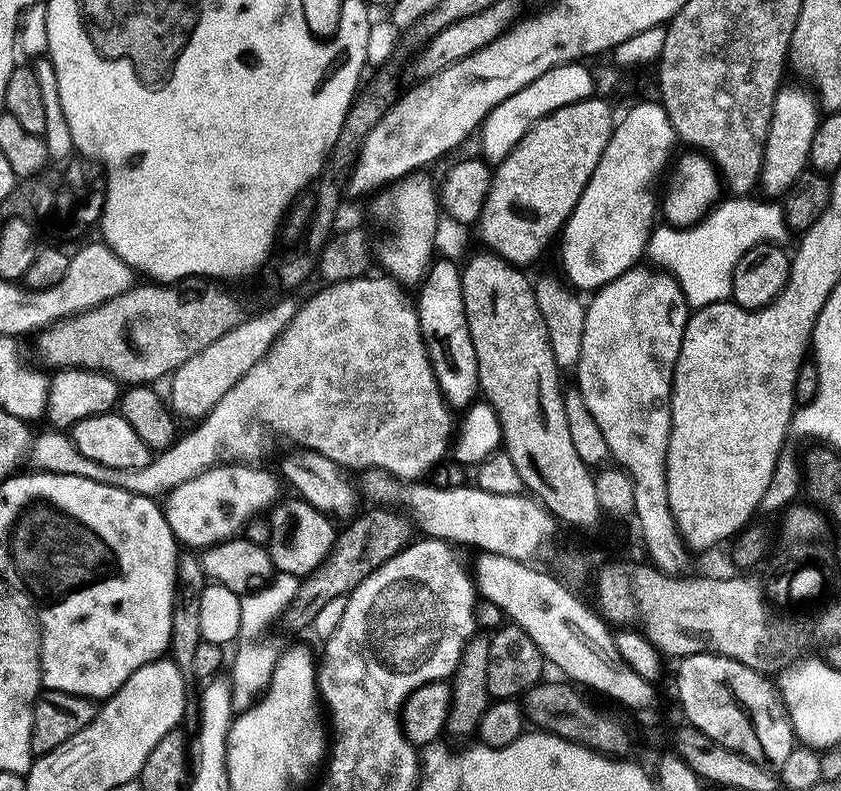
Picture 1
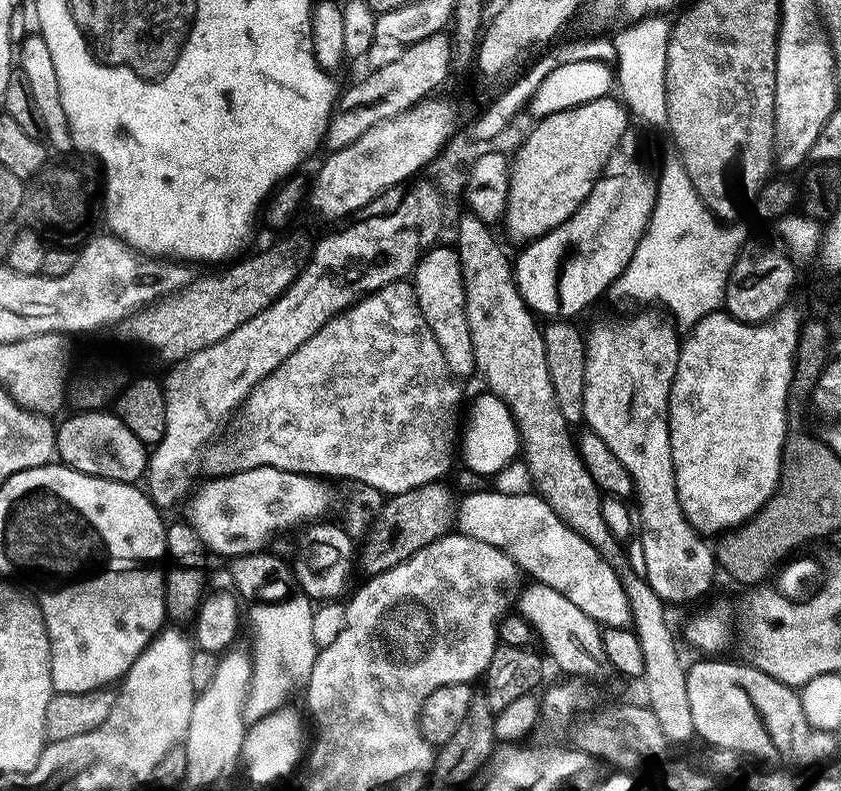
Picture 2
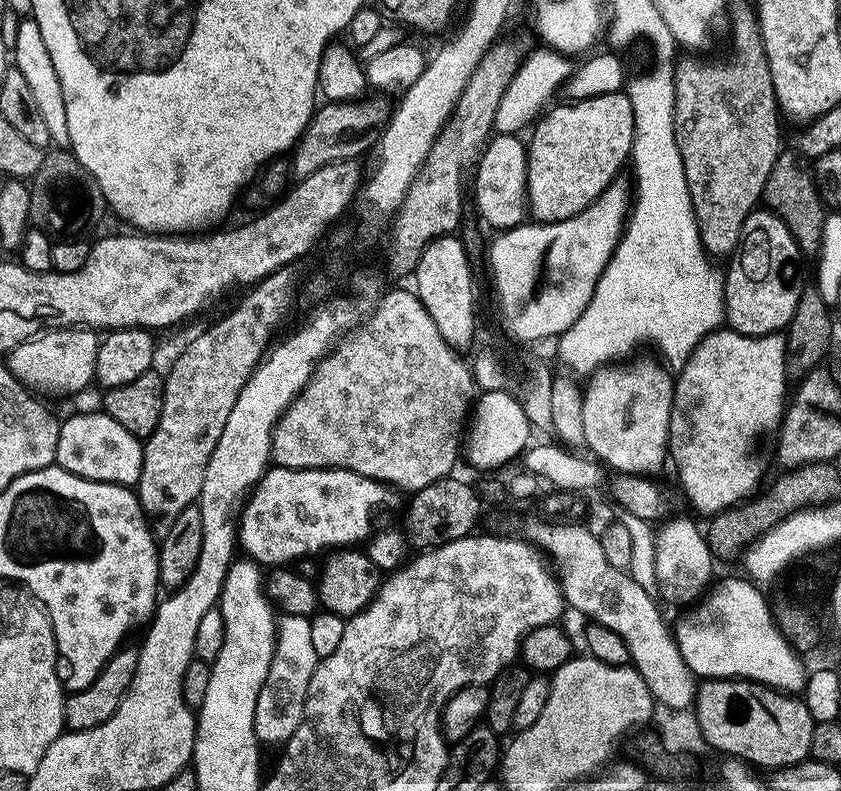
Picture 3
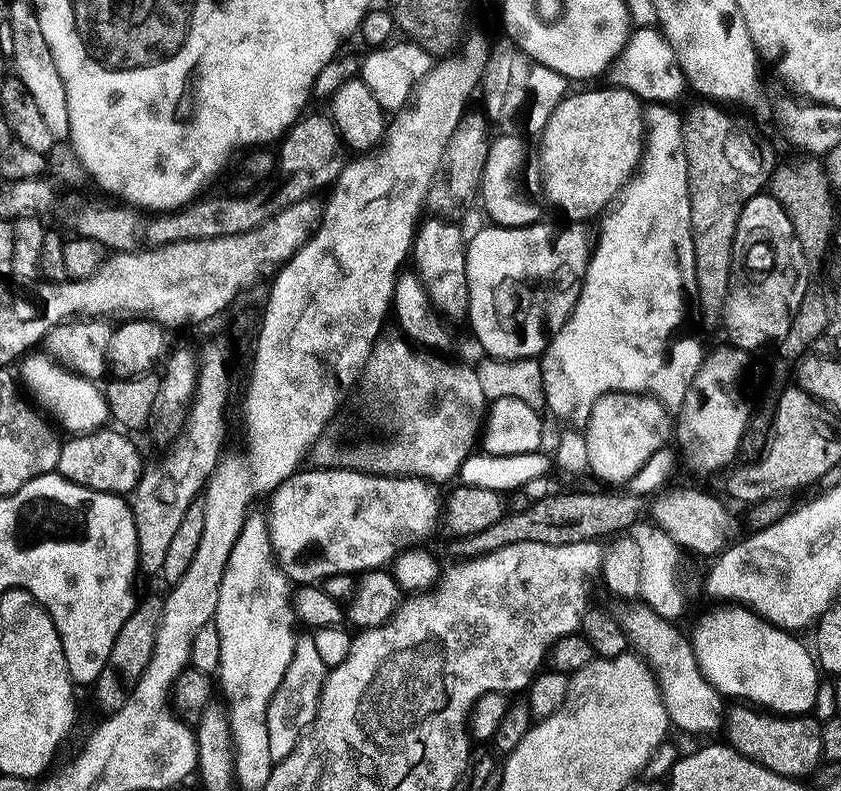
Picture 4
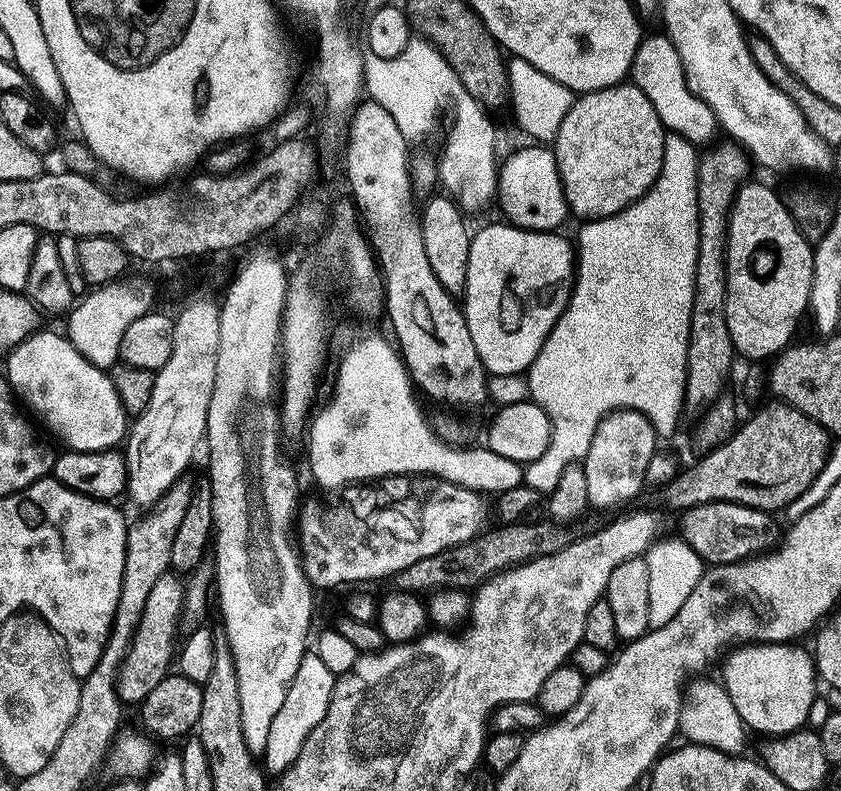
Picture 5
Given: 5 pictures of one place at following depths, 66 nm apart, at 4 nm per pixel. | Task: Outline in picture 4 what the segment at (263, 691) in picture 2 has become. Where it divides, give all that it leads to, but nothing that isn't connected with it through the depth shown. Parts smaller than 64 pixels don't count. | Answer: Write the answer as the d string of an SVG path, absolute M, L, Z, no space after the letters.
M301 635L296 642L296 653L290 662L290 670L282 678L282 686L278 686L278 694L270 702L268 725L270 726L270 758L279 762L290 758L294 746L303 738L304 732L316 721L320 712L320 699L324 684L330 671L320 653L321 645L315 644L310 637Z

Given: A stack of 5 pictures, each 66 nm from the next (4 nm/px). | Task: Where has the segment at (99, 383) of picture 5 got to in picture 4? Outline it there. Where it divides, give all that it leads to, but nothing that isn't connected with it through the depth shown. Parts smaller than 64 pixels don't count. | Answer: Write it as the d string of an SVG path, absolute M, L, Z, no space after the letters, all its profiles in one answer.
M29 354L23 357L21 383L36 398L35 403L45 412L50 412L71 435L88 435L101 431L111 419L107 395L95 382L69 371L47 354Z

